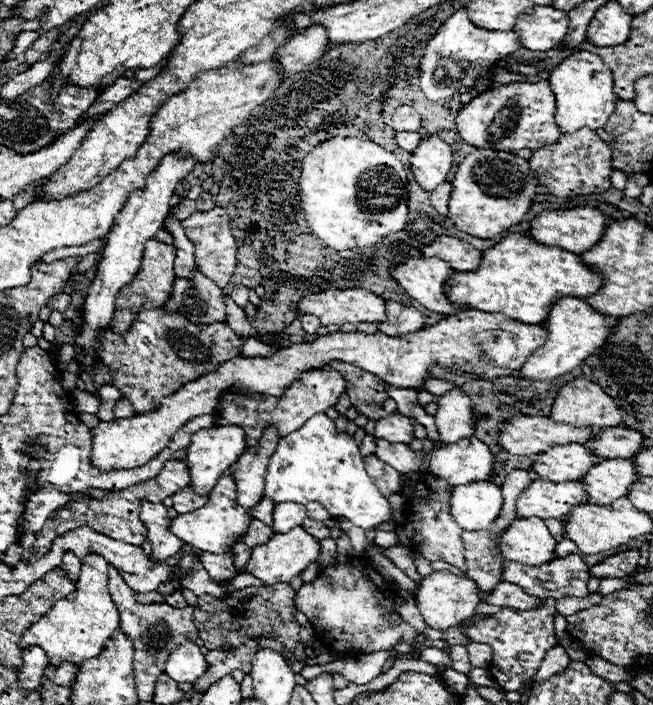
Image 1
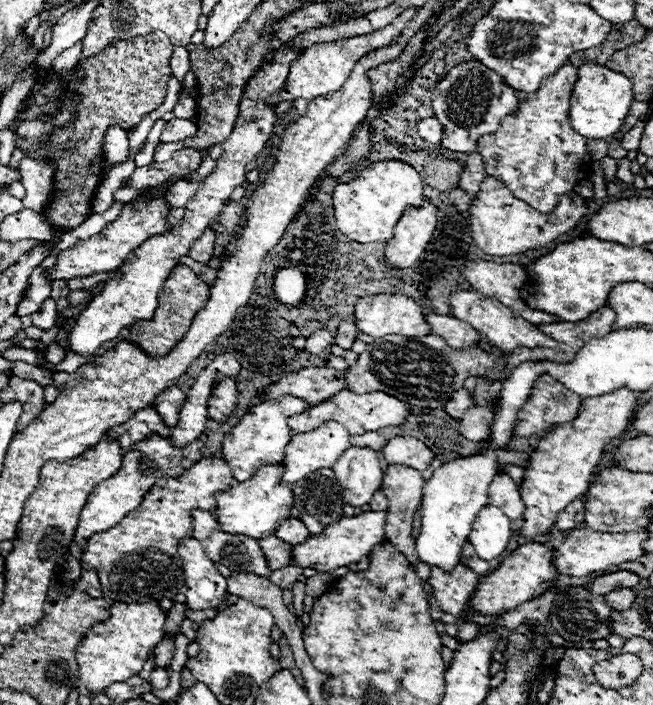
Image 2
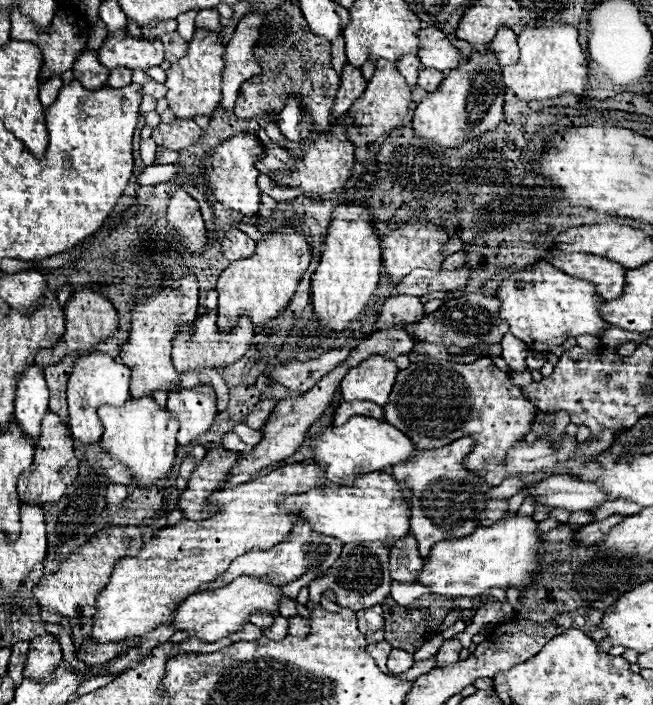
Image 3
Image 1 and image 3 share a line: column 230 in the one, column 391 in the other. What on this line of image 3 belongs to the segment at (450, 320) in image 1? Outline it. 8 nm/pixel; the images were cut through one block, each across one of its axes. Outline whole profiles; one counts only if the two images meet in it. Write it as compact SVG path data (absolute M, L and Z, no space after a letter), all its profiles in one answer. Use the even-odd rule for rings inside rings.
M370 356L364 364L350 368L340 382L344 400L370 400L380 406L388 402L398 368L386 356Z

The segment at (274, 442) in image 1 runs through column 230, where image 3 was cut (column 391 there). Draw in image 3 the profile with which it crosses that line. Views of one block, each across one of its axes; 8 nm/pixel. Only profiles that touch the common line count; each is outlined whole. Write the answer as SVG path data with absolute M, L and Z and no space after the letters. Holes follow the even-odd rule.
M464 438L444 448L420 452L404 460L404 464L396 464L390 468L390 474L398 482L400 494L408 504L410 528L418 540L418 550L422 558L430 554L430 548L436 542L448 538L462 538L478 528L476 516L484 510L484 504L488 500L486 492L490 488L480 484L480 480L470 476L462 466L462 460L468 456L472 448L474 448L474 440ZM428 500L438 500L438 504L428 504Z

